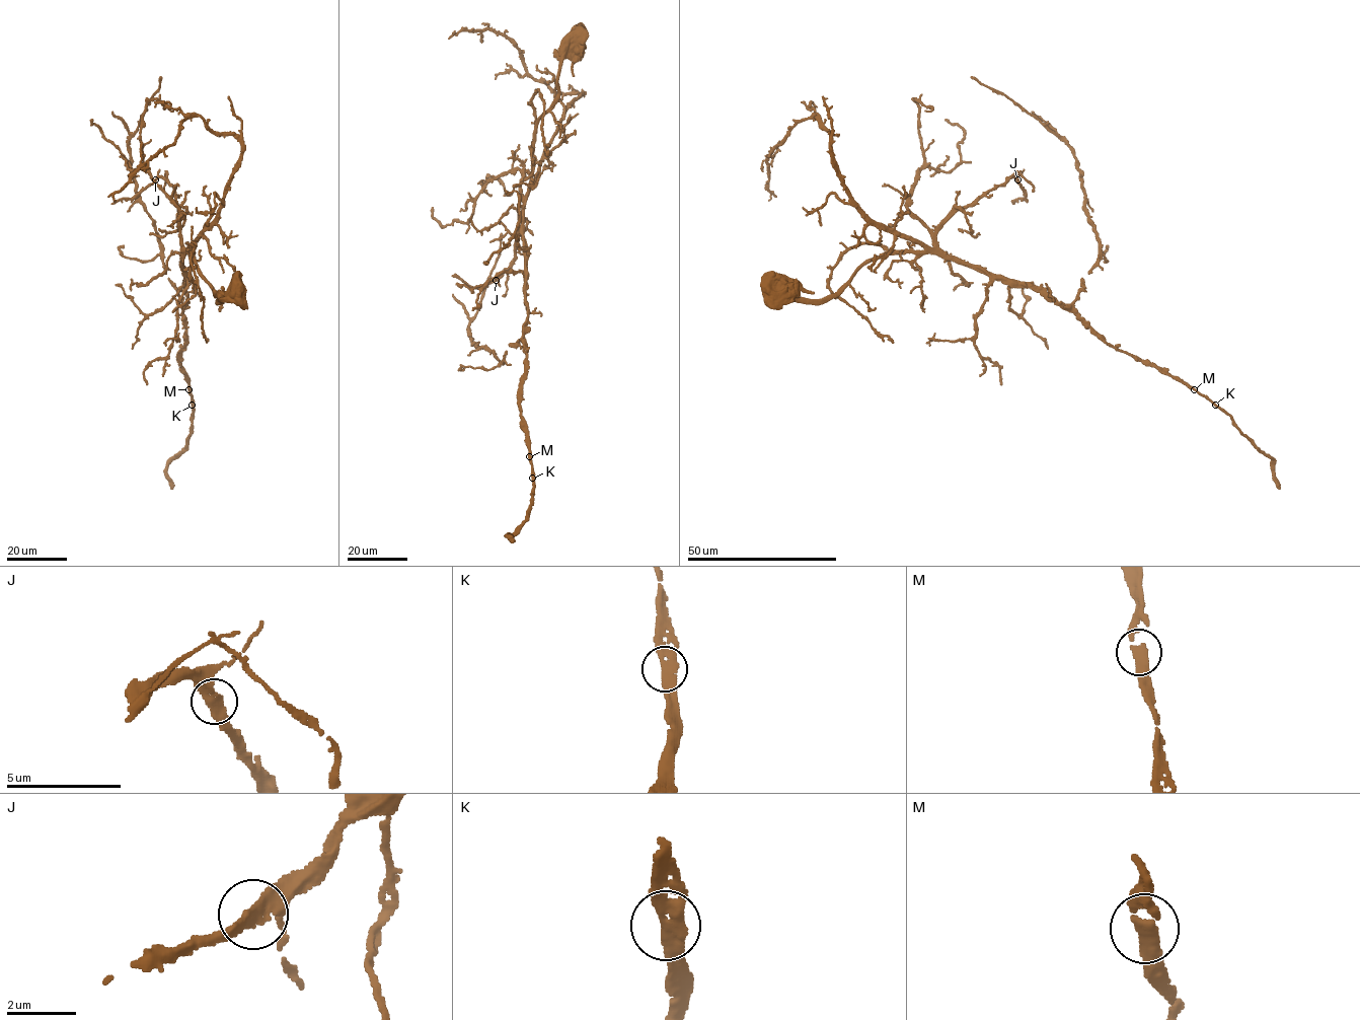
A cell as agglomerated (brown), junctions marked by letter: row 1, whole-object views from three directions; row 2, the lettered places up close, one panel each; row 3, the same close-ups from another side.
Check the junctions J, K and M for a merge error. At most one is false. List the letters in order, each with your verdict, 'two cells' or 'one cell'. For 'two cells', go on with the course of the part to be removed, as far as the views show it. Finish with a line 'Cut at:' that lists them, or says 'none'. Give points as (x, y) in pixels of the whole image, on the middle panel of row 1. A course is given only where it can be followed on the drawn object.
J: one cell
K: one cell
M: one cell
Cut at: none

